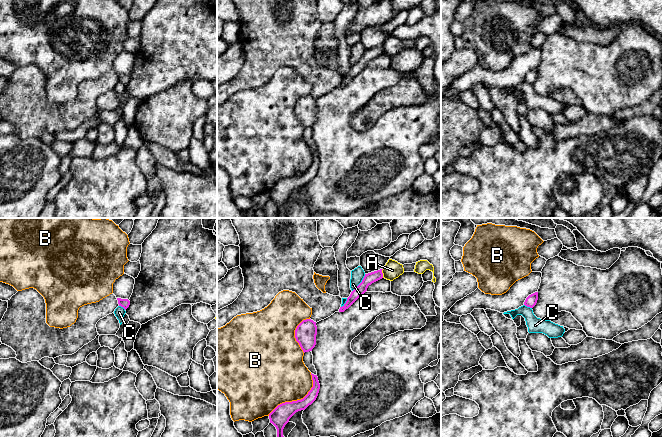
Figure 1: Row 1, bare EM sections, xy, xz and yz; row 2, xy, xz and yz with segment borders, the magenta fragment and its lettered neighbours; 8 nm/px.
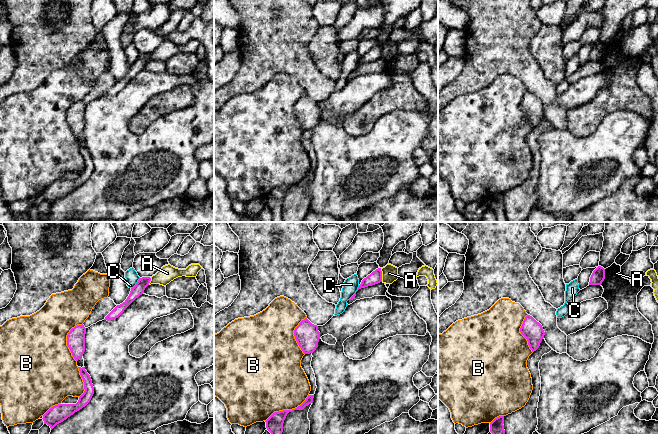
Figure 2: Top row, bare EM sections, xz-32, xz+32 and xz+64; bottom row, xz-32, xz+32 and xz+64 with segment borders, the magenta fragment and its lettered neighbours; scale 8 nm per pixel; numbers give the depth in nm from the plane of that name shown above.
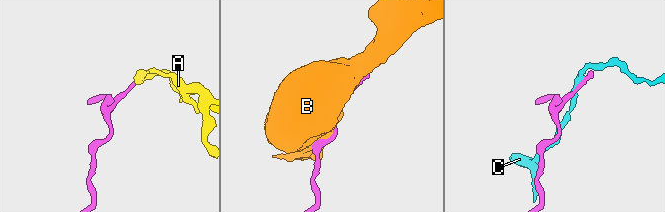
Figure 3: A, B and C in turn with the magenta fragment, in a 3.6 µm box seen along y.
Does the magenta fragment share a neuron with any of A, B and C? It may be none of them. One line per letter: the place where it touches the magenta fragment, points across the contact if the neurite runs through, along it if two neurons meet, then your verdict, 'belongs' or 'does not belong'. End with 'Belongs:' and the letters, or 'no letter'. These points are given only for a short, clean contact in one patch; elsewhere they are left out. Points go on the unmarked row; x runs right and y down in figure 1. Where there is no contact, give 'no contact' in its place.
A: xz (382, 49) | along xz (383, 45), (382, 53) | does not belong
B: xz (297, 176) | does not belong
C: xz (360, 59) | does not belong
Belongs: no letter

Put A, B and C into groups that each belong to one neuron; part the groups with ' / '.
A / B / C

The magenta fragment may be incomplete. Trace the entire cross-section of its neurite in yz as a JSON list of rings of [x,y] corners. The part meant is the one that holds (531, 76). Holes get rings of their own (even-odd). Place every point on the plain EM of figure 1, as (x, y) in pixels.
[[[535,68],[526,74],[524,81],[533,84],[536,81],[537,76],[538,76],[538,68]]]

